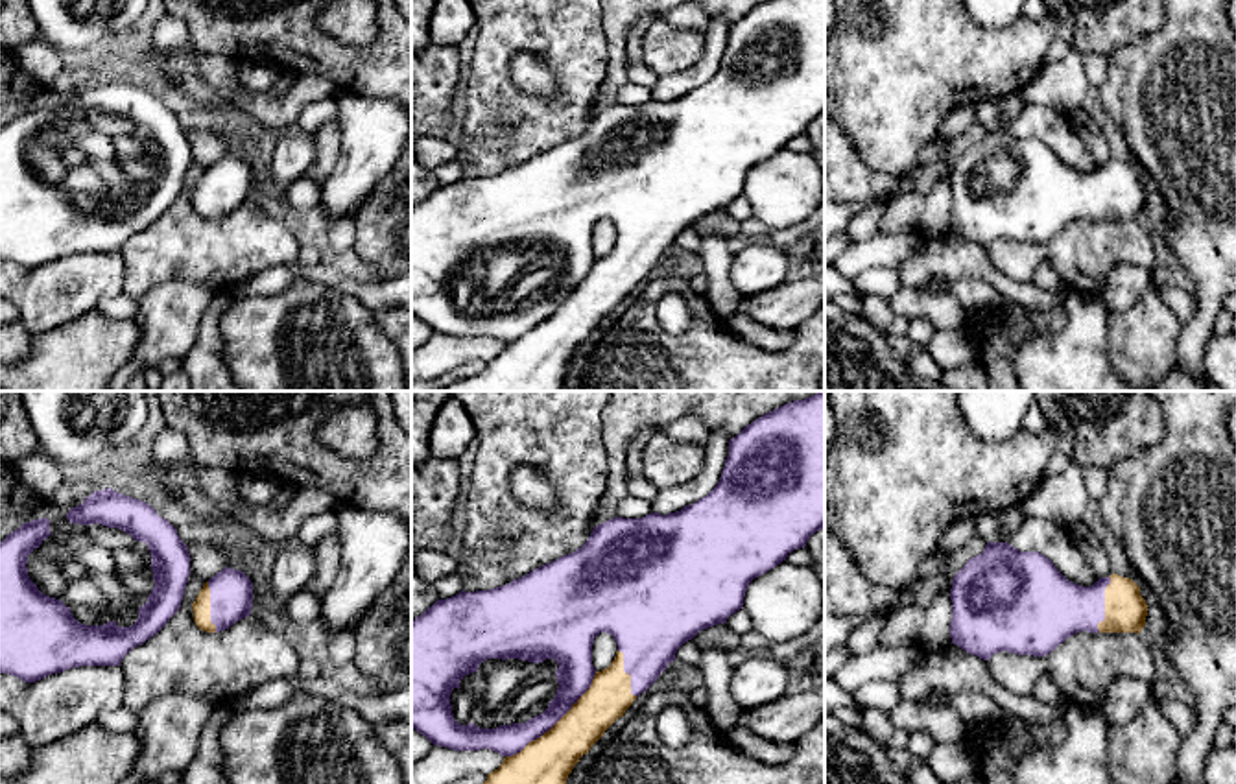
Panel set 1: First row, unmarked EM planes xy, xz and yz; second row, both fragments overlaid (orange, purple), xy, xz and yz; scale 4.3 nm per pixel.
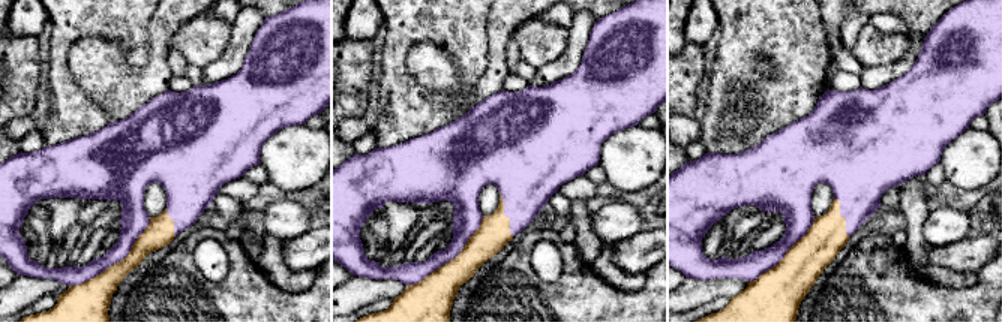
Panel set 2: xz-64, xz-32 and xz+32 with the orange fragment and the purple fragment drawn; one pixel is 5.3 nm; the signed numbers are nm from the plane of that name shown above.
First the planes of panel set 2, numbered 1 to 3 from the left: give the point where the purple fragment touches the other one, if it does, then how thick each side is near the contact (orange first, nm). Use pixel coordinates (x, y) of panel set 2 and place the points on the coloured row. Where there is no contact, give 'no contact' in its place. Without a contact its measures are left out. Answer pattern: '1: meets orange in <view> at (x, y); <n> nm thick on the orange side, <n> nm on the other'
1: meets orange in xz-64 at (117, 262); 200 nm thick on the orange side, 150 nm on the other
2: meets orange in xz-32 at (452, 259); 220 nm thick on the orange side, 160 nm on the other
3: meets orange in xz+32 at (785, 255); 280 nm thick on the orange side, 160 nm on the other

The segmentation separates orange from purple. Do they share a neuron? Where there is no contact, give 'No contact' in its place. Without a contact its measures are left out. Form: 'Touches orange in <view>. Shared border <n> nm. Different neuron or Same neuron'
Touches orange in xz. Shared border 550 nm. Same neuron

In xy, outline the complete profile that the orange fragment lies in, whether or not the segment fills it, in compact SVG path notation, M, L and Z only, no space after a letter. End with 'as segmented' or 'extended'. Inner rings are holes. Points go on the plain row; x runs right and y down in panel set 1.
M234 155L210 164L192 190L194 208L201 218L220 220L251 201L253 170Z; extended

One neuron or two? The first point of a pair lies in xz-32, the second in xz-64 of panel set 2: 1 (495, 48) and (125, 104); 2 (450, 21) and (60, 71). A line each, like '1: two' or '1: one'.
1: one
2: one

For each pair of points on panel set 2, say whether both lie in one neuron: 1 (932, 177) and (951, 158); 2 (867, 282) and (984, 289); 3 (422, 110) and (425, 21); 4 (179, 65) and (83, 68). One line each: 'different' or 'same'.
1: different
2: same
3: same
4: different

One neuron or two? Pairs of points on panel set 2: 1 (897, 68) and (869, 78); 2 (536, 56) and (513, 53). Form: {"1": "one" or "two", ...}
{"1": "one", "2": "two"}

